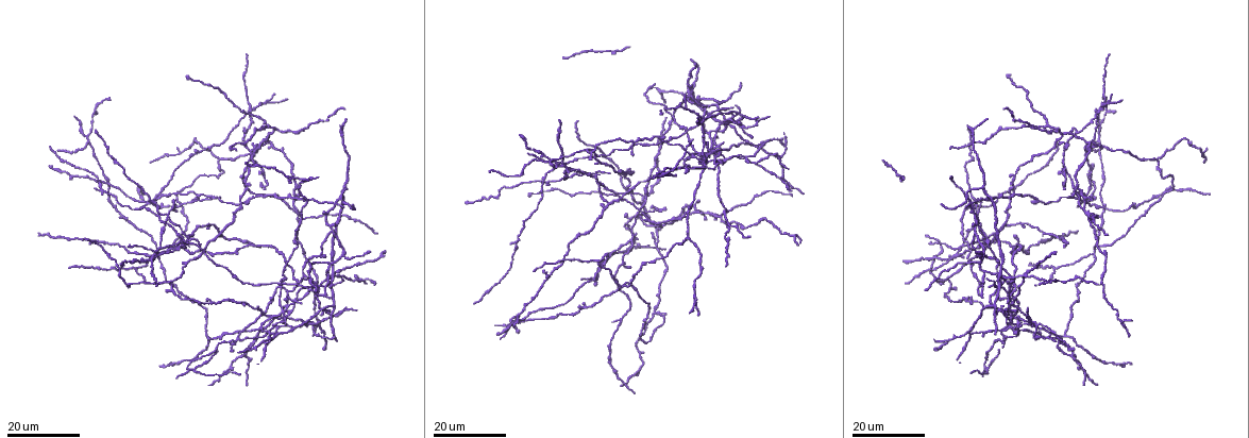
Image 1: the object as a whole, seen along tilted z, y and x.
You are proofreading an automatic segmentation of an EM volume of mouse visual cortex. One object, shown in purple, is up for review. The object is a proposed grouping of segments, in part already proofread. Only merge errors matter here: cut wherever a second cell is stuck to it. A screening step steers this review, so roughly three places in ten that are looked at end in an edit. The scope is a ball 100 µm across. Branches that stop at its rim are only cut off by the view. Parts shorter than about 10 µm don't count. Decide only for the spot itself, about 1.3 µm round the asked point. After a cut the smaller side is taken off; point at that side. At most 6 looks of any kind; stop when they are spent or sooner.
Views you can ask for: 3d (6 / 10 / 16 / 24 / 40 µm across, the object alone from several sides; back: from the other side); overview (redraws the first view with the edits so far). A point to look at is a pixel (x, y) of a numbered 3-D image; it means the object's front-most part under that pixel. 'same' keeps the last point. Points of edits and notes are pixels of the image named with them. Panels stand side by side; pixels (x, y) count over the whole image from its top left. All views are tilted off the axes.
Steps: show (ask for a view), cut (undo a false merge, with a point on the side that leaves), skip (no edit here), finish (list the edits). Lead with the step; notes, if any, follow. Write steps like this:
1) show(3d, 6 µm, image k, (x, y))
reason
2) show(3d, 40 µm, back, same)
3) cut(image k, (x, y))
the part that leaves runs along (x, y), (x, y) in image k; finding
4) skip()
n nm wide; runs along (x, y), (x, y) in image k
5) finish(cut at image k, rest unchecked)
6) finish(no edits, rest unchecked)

show(3d, 24 µm, image 1, (267, 132))
small branch off a trunk

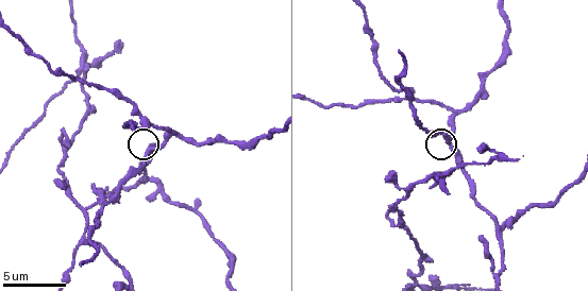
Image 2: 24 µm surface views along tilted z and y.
show(3d, 10 µm, image 2, (146, 150))

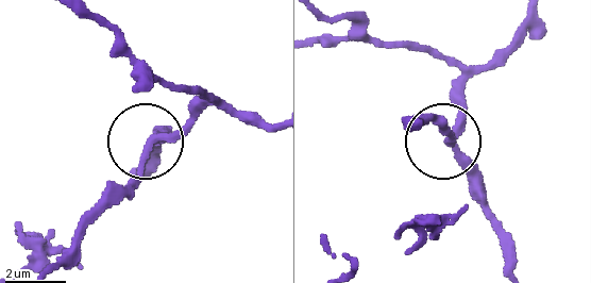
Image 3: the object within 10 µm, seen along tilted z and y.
skip()
side arm 30 µm; runs along (512, 269), (509, 239), (489, 216), (482, 185), (433, 118) in image 3; continuous, no second cell

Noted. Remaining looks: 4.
show(3d, 16 µm, image 2, (499, 228))
small branch off a trunk

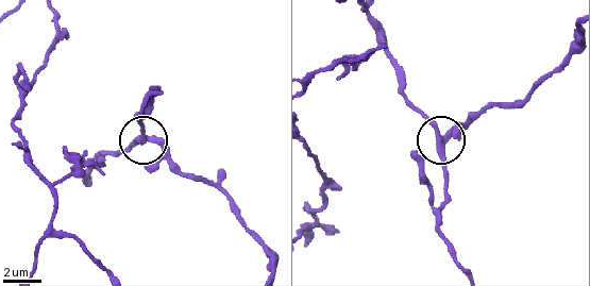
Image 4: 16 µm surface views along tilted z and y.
skip()
runs along (571, 52), (523, 99), (496, 105), (444, 140), (405, 105) in image 4; all the same cell

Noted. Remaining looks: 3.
show(3d, 24 µm, image 1, (277, 250))
narrows sharply

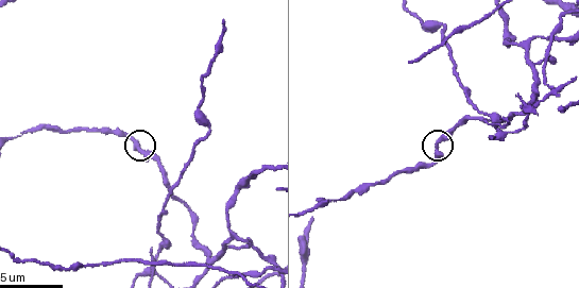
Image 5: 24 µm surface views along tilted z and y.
show(3d, 6 µm, image 5, (437, 143))

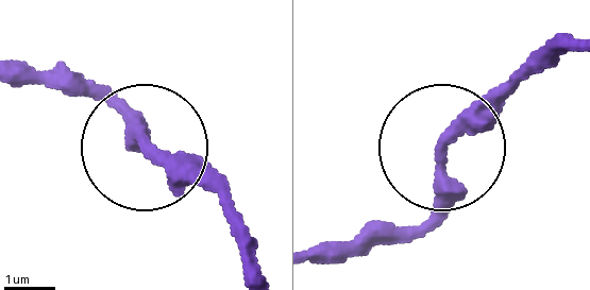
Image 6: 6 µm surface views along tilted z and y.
skip()
runs along (262, 269), (248, 231), (131, 137), (121, 102), (97, 81) in image 6; continuous, no second cell

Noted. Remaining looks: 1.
finish(no edits, rest unchecked)

